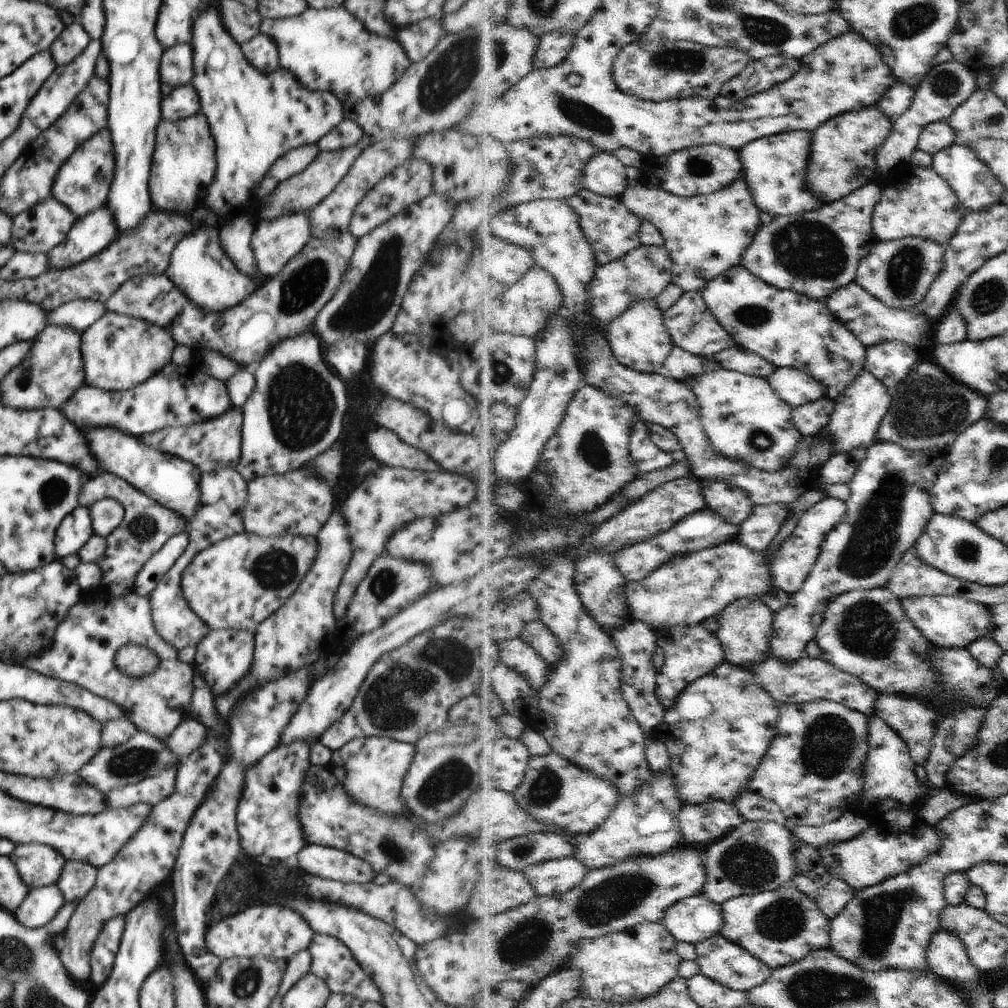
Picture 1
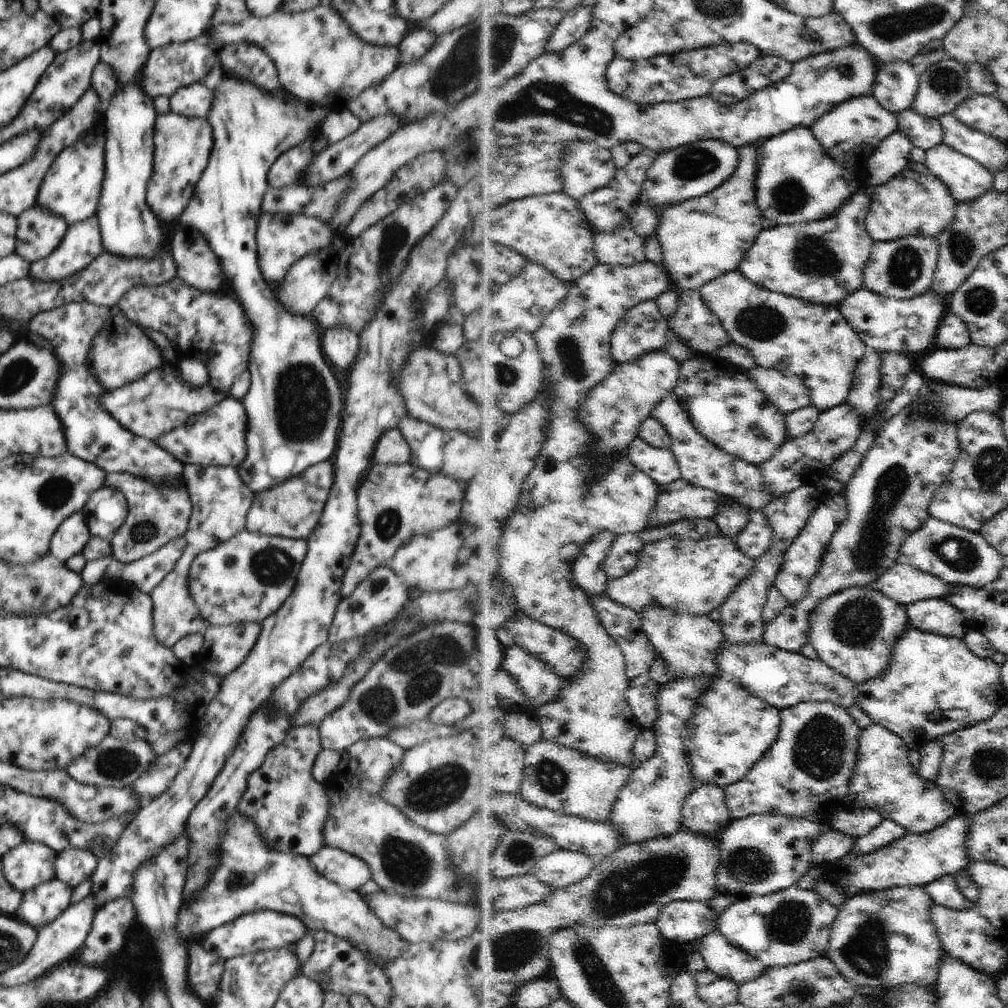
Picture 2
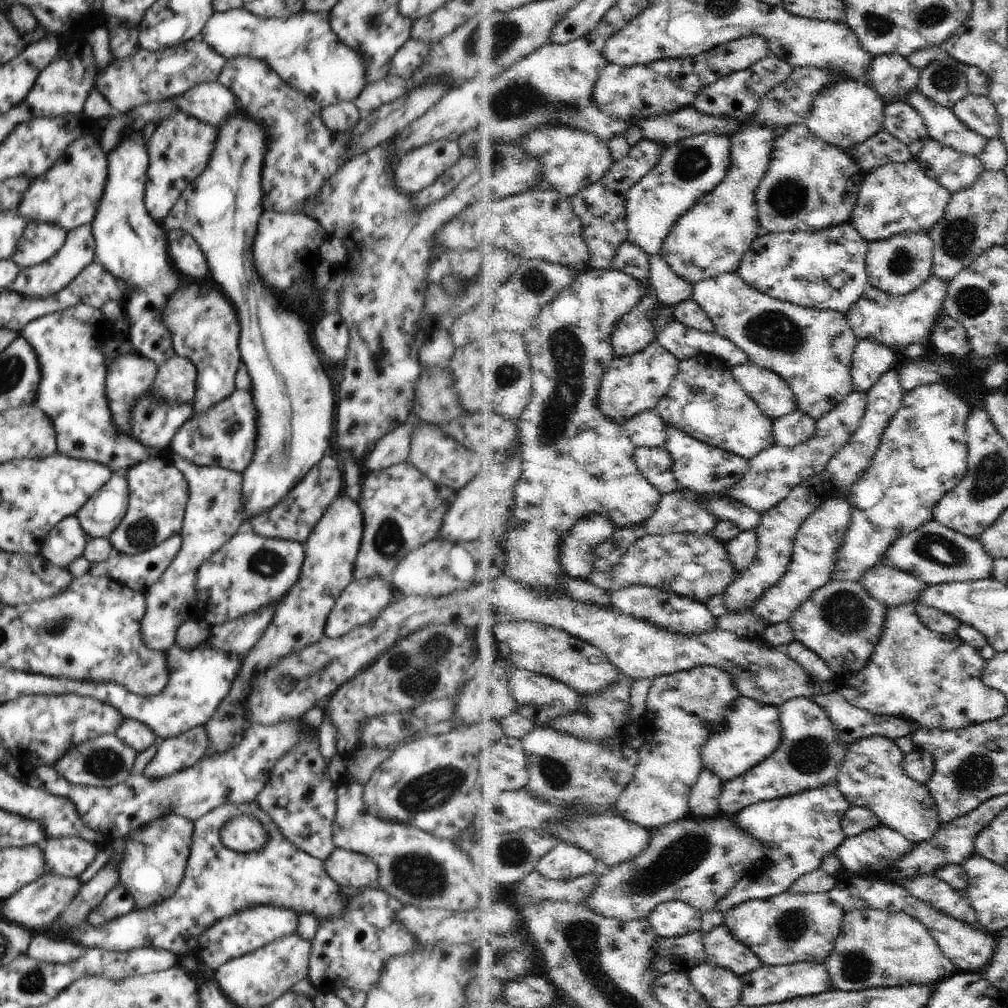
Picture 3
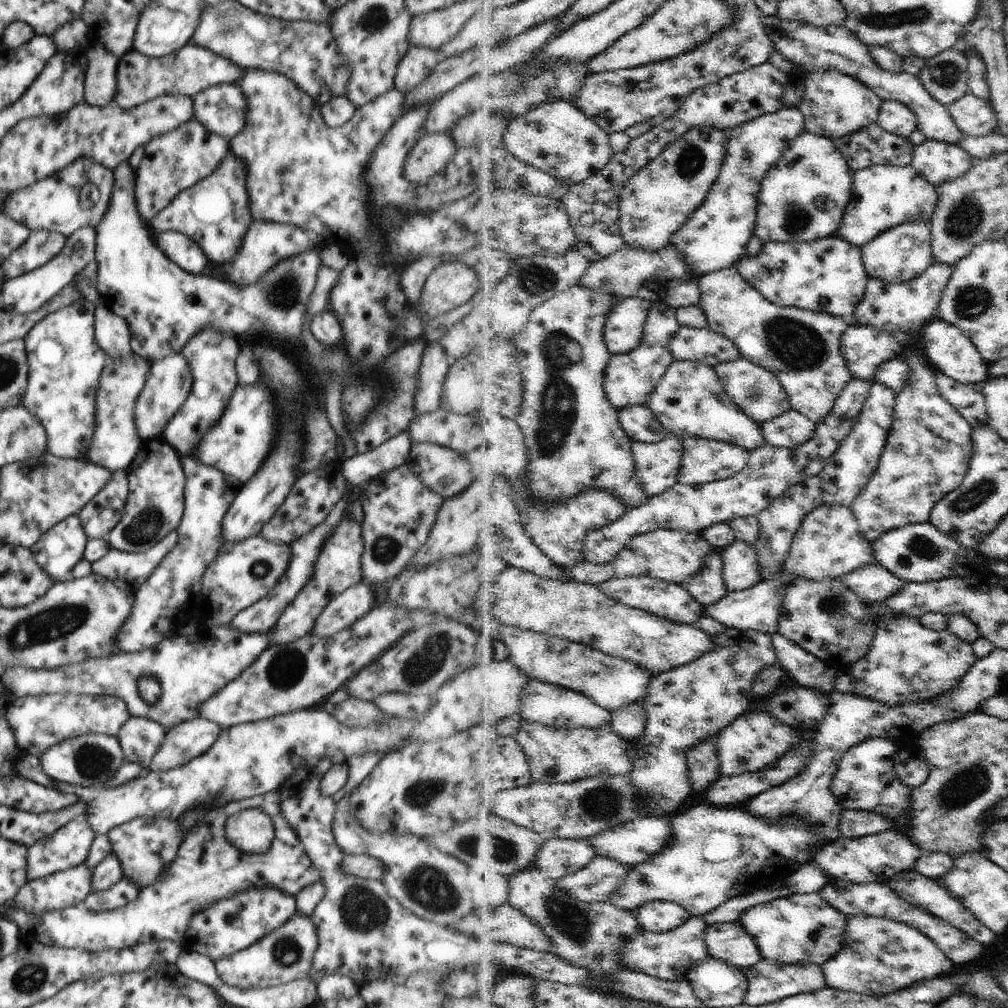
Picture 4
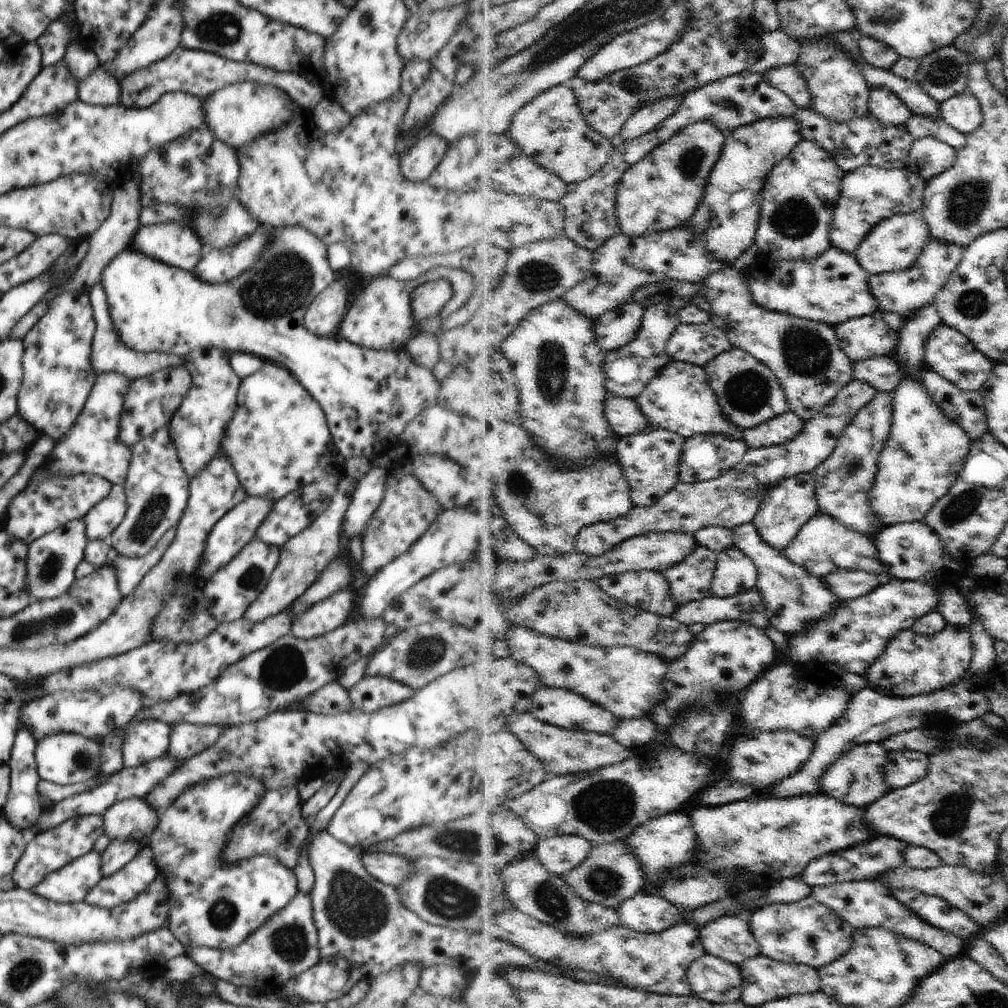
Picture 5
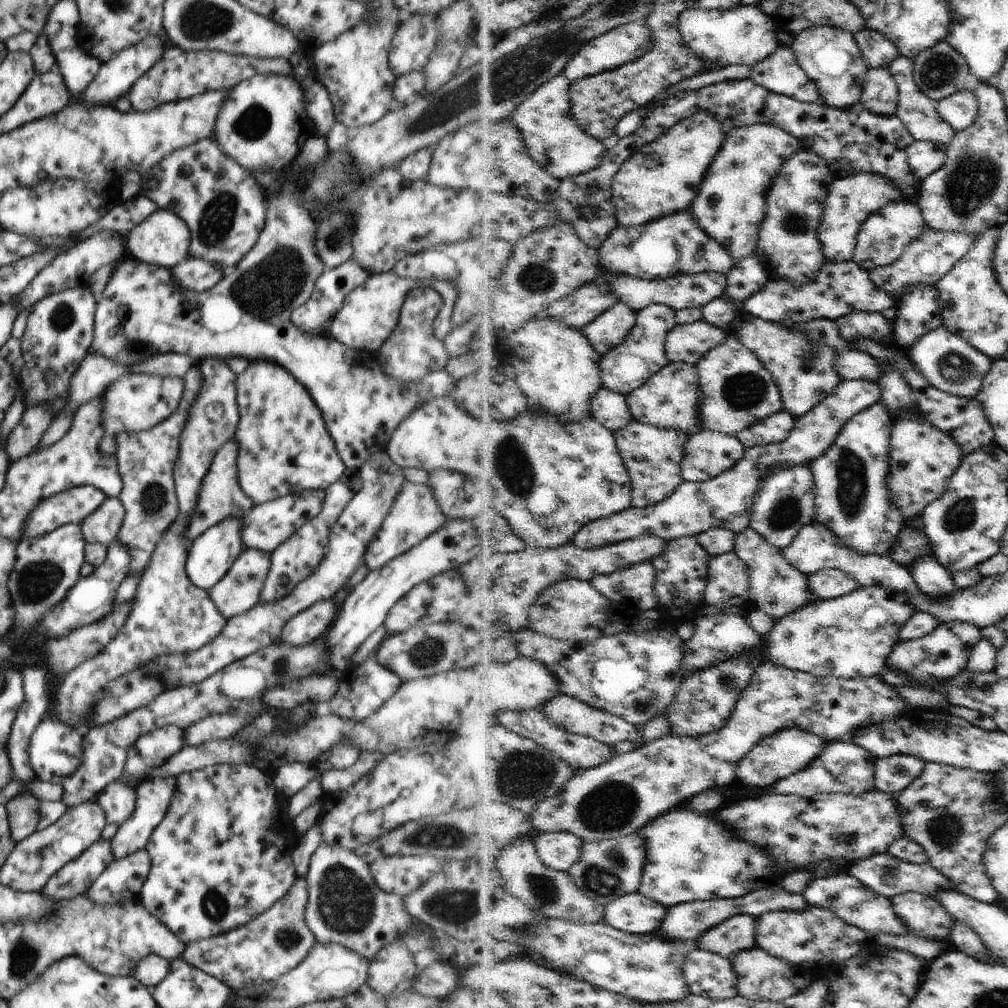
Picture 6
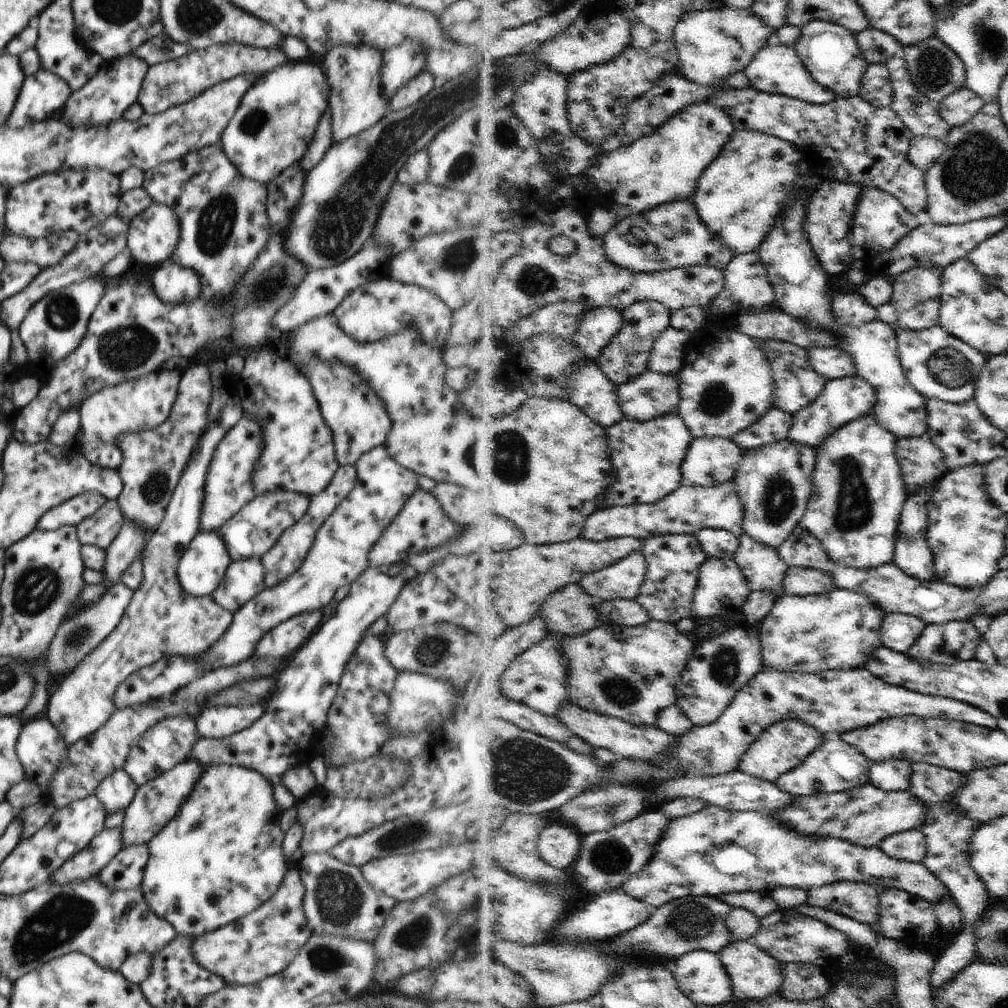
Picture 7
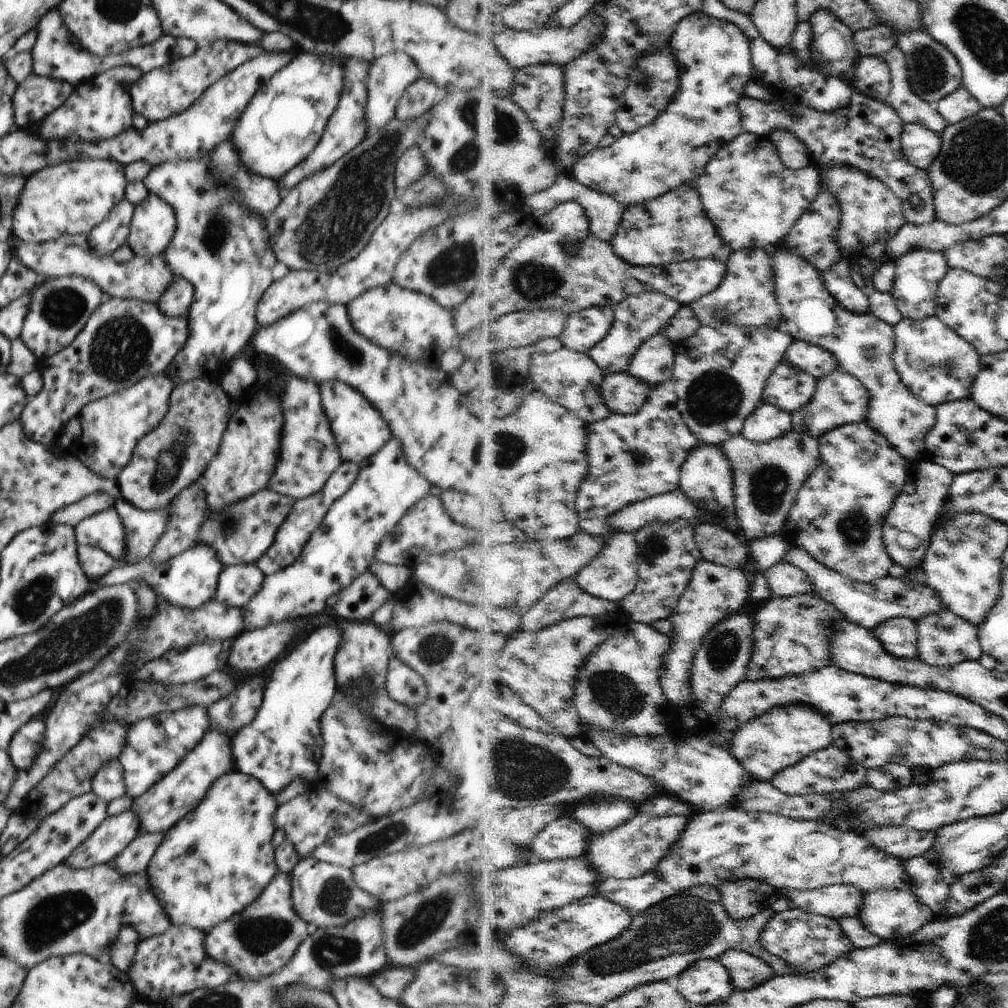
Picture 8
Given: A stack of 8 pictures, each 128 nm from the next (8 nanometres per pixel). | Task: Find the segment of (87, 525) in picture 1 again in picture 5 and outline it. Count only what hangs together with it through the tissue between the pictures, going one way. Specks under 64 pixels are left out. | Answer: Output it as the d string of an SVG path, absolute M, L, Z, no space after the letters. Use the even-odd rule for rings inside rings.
M74 519L38 537L28 545L27 589L32 600L53 599L68 590L68 587L76 580L77 566L84 560L87 542L85 522L83 519Z

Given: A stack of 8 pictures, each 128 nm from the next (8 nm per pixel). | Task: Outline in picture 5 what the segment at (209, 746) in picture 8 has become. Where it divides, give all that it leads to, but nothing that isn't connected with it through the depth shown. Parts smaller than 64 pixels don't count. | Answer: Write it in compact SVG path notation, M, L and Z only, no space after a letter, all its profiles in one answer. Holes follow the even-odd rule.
M142 838L129 839L123 841L114 839L101 852L101 871L103 877L108 877L118 872L123 866L126 866L138 853L141 848Z

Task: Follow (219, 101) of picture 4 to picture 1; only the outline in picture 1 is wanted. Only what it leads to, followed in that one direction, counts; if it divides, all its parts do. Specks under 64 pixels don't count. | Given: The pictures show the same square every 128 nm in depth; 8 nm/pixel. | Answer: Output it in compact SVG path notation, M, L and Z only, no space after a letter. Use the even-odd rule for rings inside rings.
M186 83L186 86L180 86L162 98L161 118L168 122L176 122L192 116L194 112L198 112L198 108L200 108L199 96L193 84Z

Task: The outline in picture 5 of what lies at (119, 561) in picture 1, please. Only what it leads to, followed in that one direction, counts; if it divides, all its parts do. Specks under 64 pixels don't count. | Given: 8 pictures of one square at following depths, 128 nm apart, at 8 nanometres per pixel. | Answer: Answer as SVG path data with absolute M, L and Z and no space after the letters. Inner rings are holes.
M167 427L158 429L130 448L131 461L123 484L127 509L108 542L125 557L141 557L148 554L162 535L176 527L182 518L189 497L189 476L178 458Z

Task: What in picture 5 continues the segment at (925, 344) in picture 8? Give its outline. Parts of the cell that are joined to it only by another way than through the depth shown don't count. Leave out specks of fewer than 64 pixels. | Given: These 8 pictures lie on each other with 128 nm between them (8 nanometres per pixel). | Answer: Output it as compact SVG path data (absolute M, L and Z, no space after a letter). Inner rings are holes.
M941 322L928 337L925 350L926 370L936 371L948 382L954 383L963 391L978 391L986 384L995 363L985 356L975 343L954 327Z

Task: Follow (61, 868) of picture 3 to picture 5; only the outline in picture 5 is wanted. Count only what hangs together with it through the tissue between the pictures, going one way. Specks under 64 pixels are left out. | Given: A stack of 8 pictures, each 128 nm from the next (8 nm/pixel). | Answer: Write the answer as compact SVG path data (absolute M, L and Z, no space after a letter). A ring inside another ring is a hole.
M86 815L68 819L55 829L29 836L24 854L20 857L13 872L16 887L30 891L50 873L94 850L97 838L105 834L103 828L103 818L100 815Z

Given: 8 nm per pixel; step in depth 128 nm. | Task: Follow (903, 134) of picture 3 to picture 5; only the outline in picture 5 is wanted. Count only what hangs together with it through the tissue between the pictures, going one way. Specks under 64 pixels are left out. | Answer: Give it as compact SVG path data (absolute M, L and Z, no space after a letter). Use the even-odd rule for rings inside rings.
M873 89L871 114L888 126L907 126L915 117L911 106L890 89Z

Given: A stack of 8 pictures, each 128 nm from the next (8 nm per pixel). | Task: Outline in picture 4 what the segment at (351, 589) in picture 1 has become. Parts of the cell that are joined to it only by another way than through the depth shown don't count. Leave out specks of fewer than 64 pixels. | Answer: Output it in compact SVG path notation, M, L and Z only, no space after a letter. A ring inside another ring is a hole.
M406 465L376 476L365 486L369 487L369 492L362 505L364 521L361 524L361 574L365 582L374 586L392 582L408 566L412 556L424 546L444 498L424 486Z

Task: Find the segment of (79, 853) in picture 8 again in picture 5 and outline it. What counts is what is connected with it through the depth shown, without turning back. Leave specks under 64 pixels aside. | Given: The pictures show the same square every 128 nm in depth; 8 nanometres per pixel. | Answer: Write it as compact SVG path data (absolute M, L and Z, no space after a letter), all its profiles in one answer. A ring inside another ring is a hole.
M92 850L75 861L69 862L61 869L50 873L30 891L55 903L77 903L85 900L88 891L96 886L102 877L101 853Z

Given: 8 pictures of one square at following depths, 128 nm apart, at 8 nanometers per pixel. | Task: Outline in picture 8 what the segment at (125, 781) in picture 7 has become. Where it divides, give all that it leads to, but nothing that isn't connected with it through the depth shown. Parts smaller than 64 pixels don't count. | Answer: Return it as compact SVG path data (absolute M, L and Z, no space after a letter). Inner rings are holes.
M110 760L94 774L91 783L92 791L106 803L120 796L127 796L124 786L123 767L120 760Z

